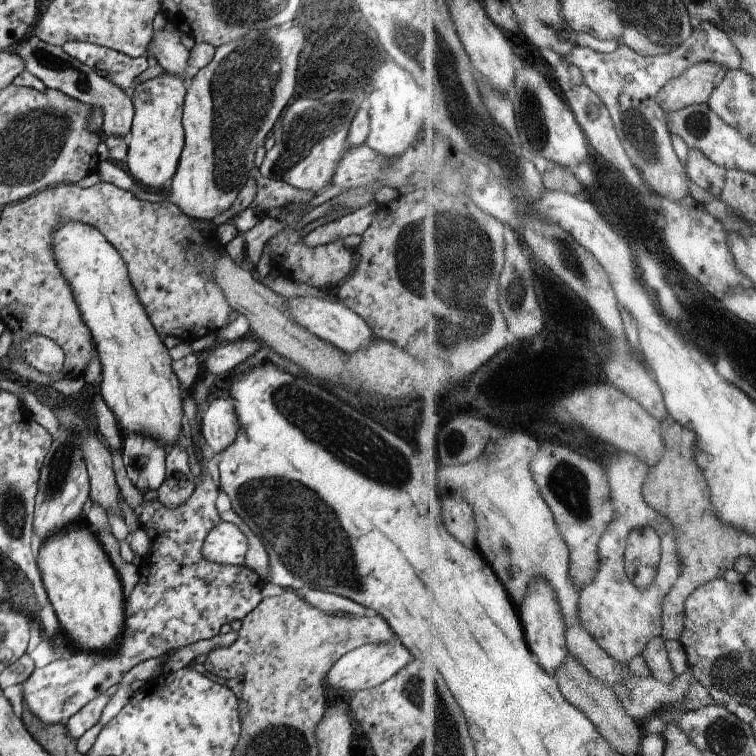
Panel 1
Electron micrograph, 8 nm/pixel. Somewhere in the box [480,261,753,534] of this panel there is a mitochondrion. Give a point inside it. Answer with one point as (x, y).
(568, 483)

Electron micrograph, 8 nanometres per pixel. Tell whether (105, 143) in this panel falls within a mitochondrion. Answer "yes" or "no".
no

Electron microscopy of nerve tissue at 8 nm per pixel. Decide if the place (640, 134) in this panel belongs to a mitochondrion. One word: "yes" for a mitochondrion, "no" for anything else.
yes

